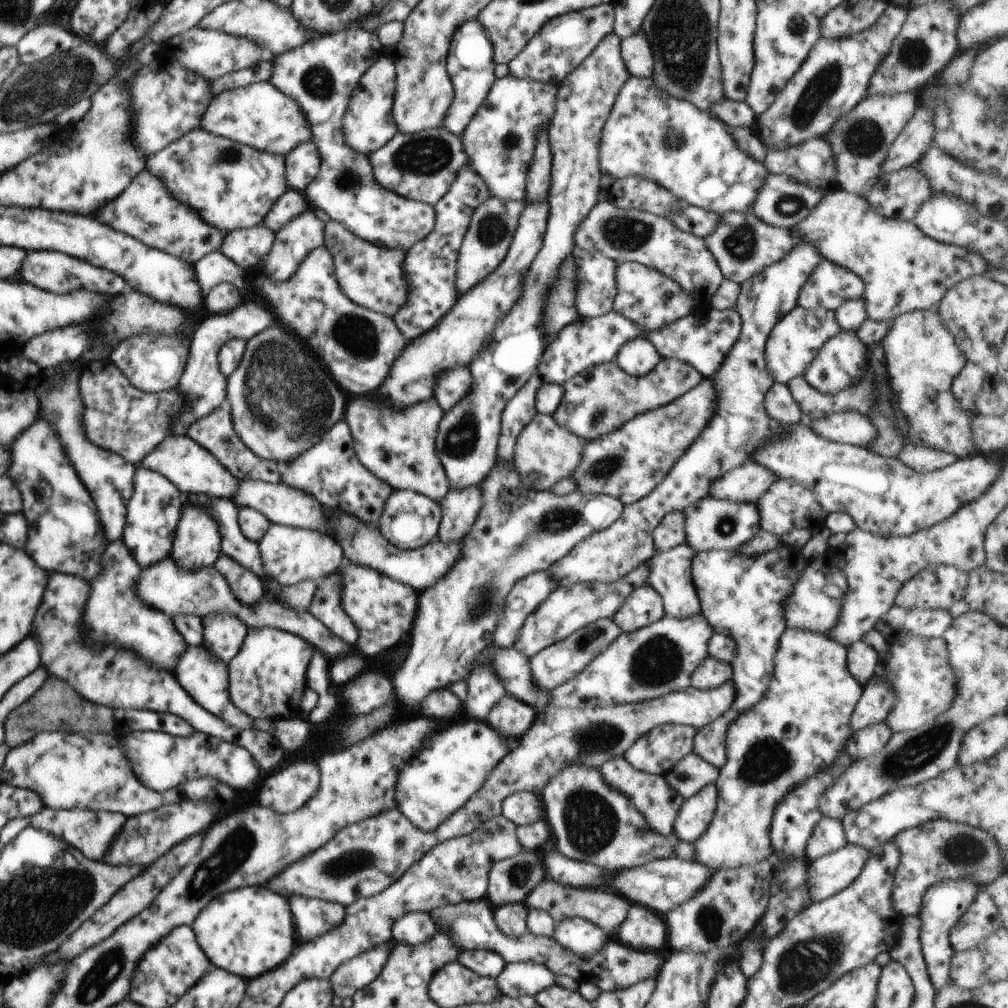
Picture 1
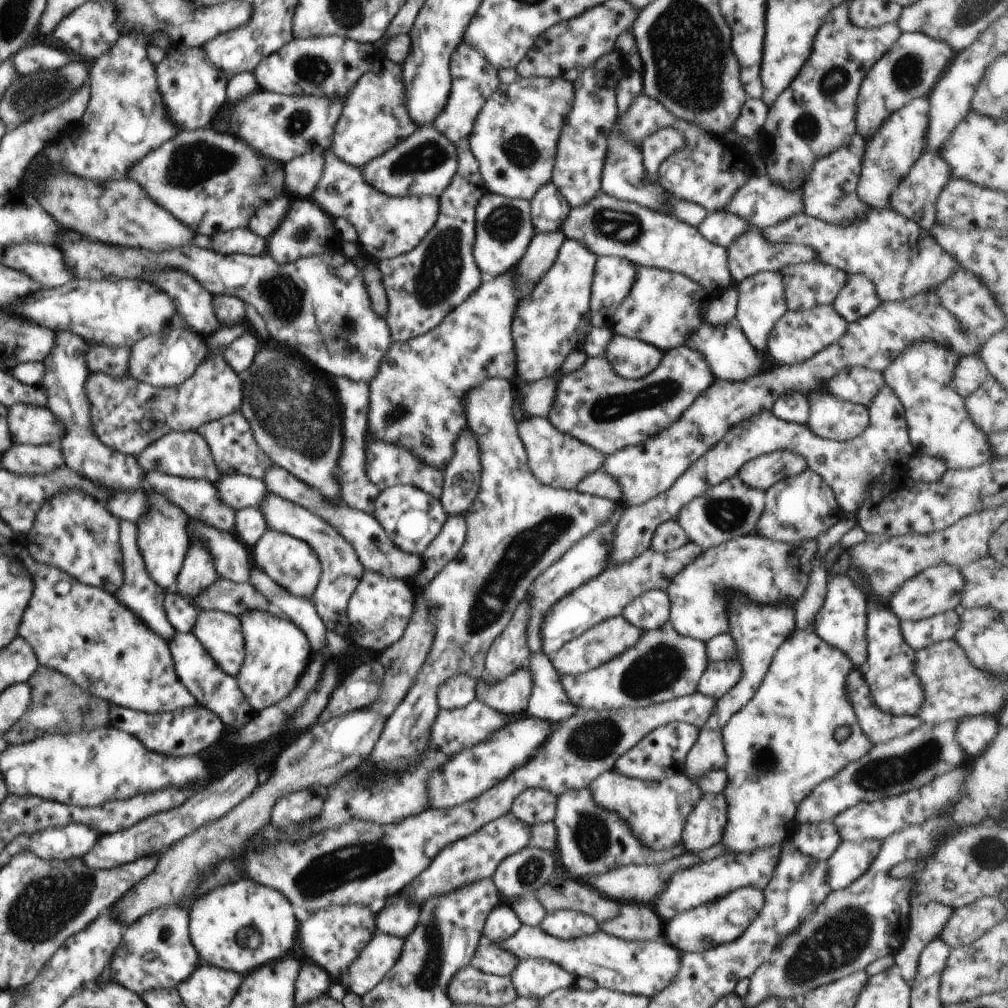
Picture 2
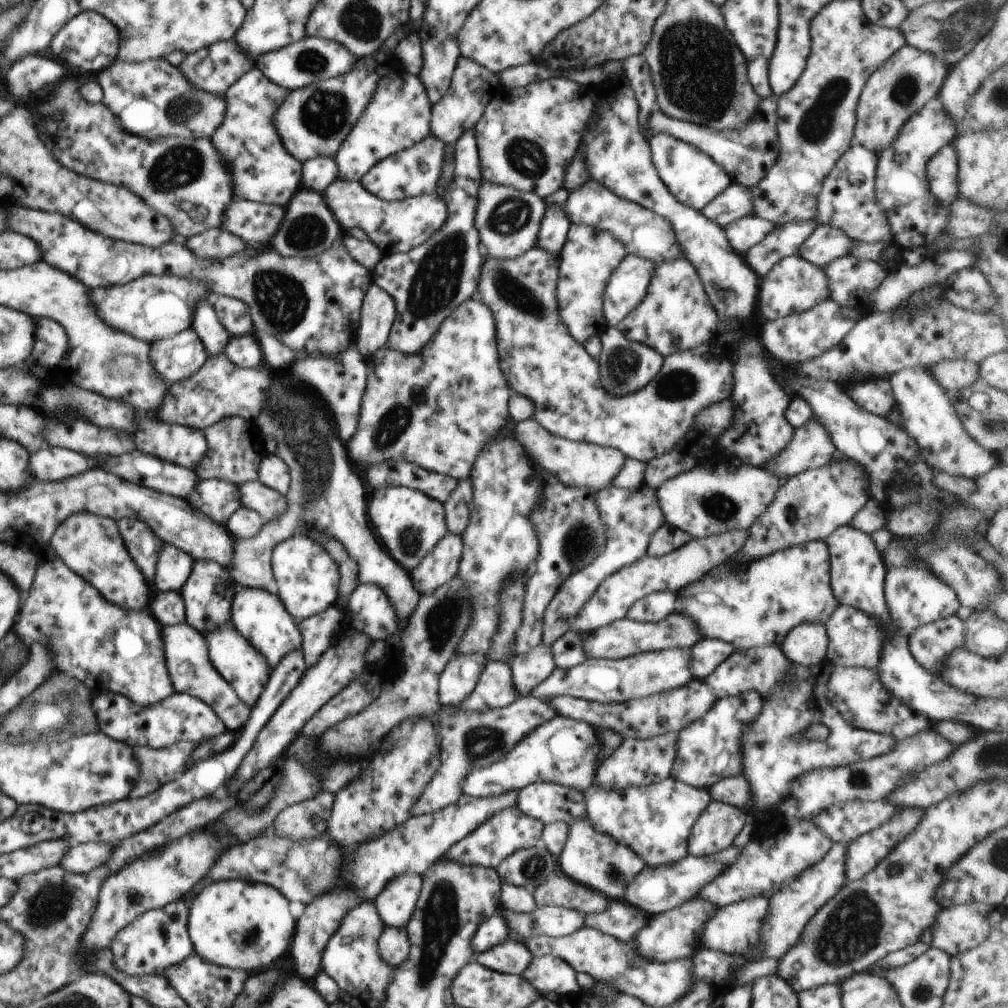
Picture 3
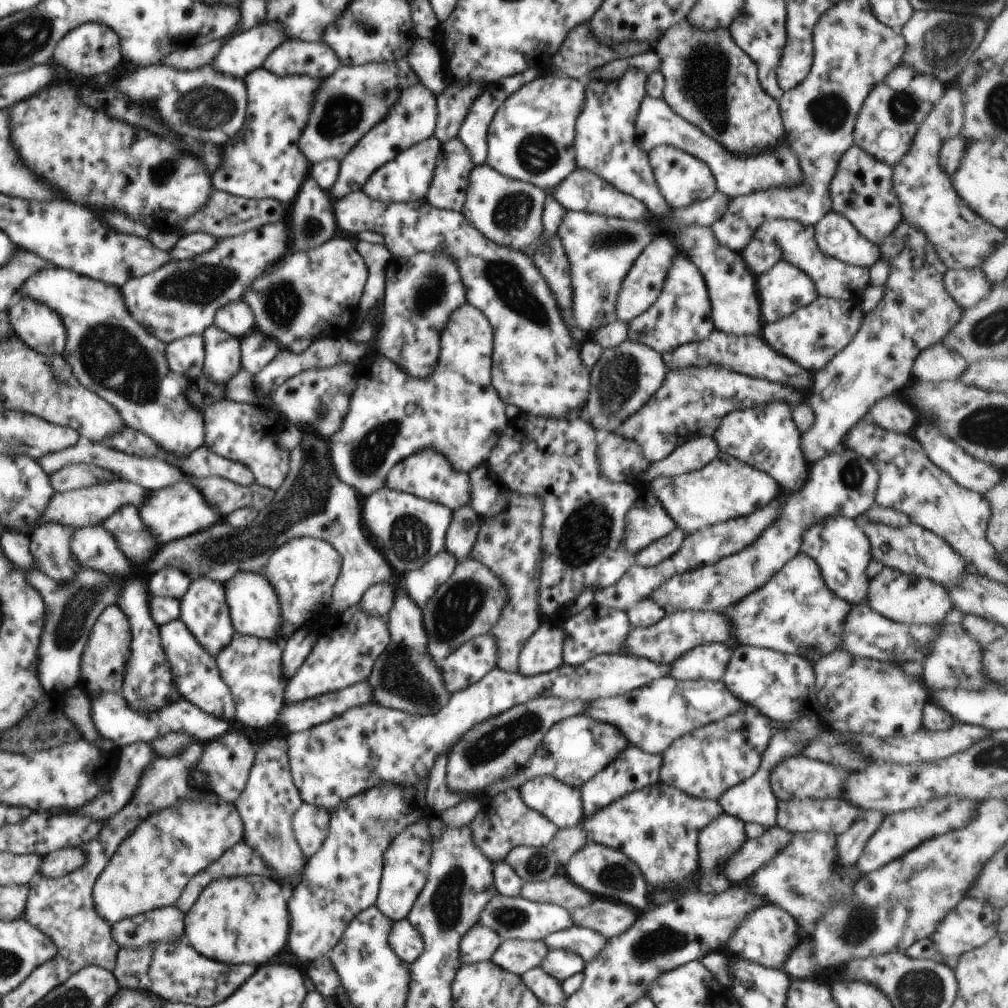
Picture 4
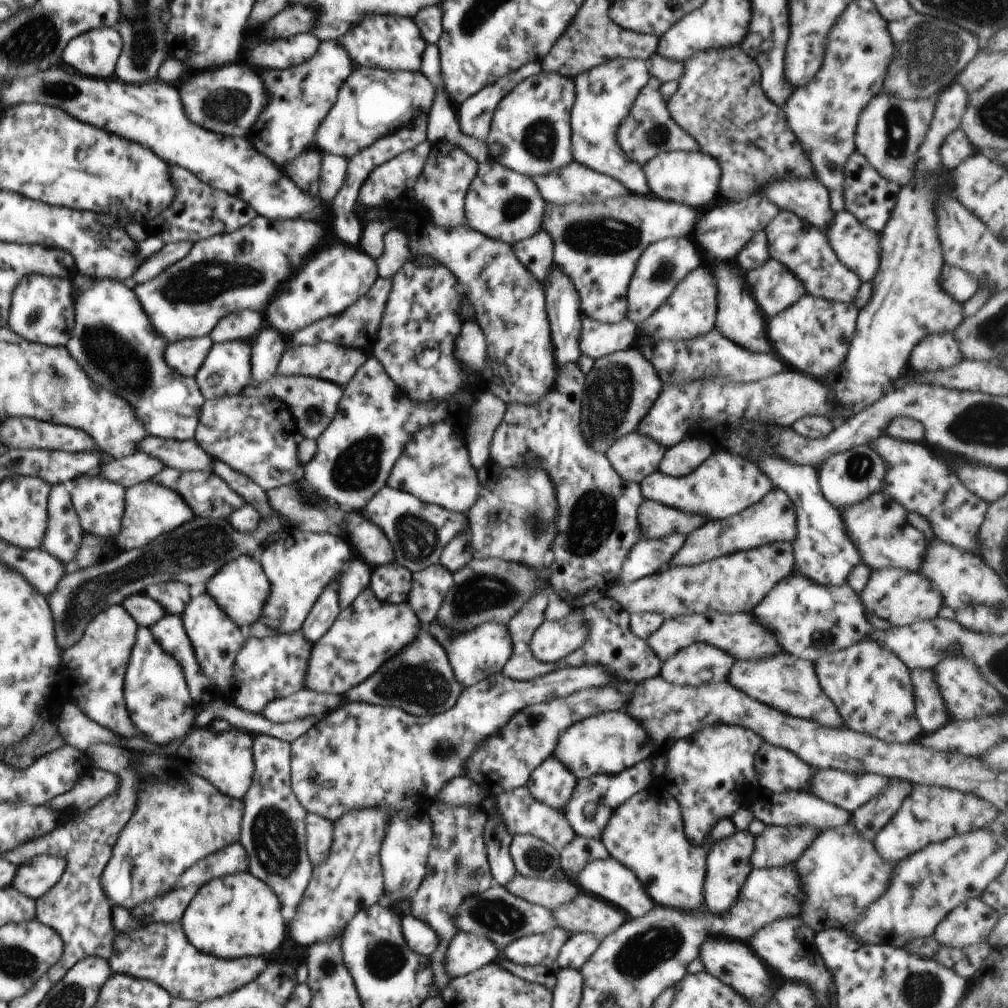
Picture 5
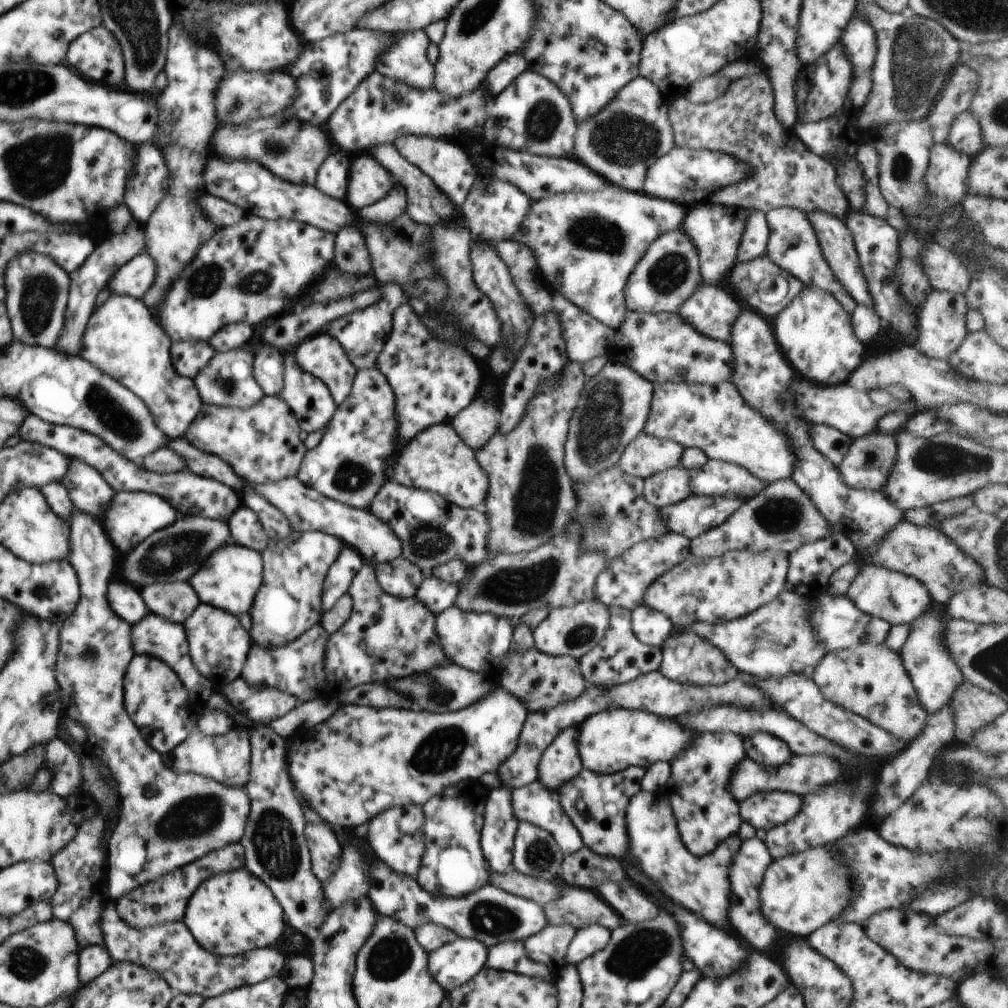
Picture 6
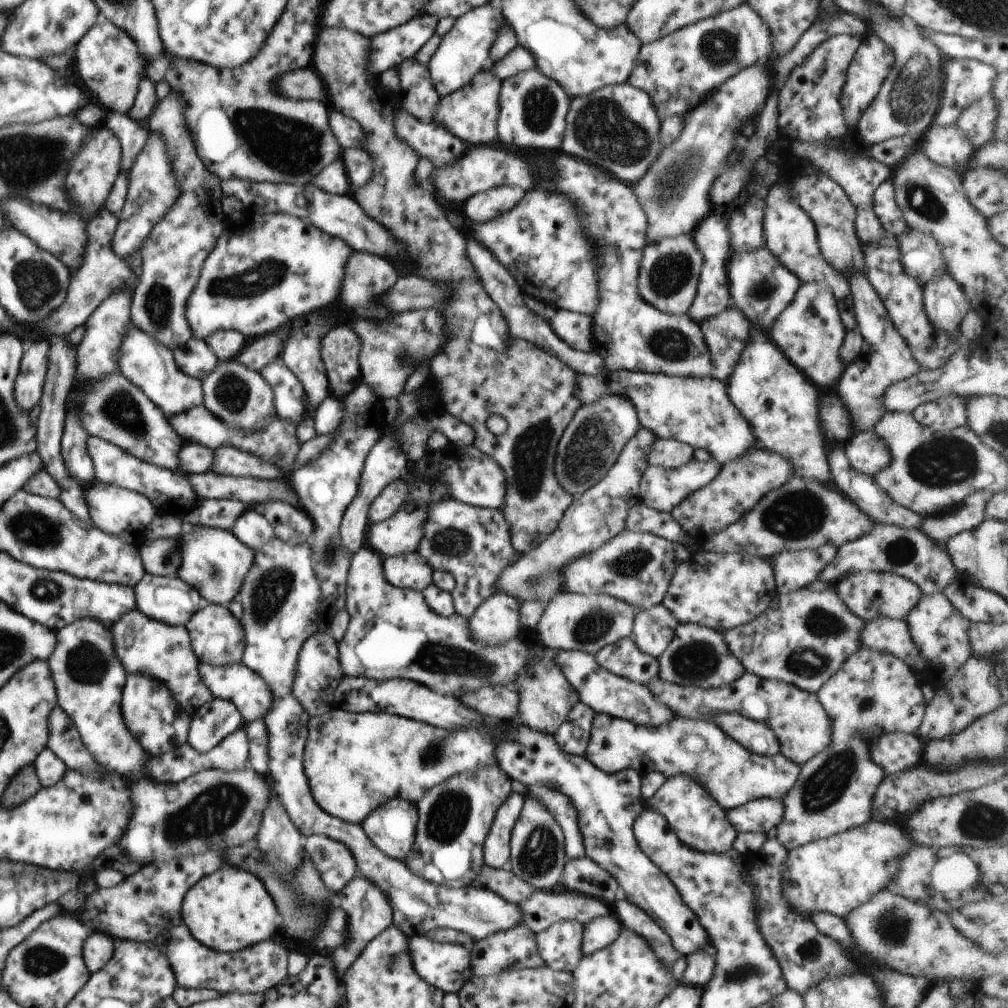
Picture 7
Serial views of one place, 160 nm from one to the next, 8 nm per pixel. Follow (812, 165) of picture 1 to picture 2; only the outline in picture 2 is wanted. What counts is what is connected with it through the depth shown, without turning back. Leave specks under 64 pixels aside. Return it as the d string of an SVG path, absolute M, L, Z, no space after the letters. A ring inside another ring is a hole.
M856 138L848 146L840 147L814 163L801 190L803 211L807 215L841 227L847 227L867 218L871 207L857 193L864 151L864 144Z

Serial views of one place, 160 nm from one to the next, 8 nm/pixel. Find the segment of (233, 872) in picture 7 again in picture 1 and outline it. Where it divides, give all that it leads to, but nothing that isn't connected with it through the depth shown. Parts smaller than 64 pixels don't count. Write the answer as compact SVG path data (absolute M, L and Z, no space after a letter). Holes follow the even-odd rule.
M264 885L240 887L214 897L191 927L212 965L245 980L280 966L296 950L289 900Z

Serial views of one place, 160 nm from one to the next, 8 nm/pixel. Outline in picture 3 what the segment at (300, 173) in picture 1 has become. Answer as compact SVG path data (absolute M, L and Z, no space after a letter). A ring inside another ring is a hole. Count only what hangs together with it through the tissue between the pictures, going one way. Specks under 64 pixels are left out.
M318 156L302 163L301 188L320 194L339 177L339 169L333 157Z

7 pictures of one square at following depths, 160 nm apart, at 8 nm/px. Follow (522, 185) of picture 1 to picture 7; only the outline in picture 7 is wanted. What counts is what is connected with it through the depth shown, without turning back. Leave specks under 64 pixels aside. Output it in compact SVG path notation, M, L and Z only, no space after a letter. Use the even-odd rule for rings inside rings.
M538 68L520 71L501 82L499 90L499 119L497 129L499 141L520 148L540 152L561 152L566 130L566 115L569 111L567 92L555 81L544 76Z

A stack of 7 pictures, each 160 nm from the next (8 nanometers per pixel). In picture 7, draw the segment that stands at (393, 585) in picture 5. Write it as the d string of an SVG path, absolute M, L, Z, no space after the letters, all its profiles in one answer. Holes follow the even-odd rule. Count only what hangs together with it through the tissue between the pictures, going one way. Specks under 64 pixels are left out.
M418 552L396 555L384 559L386 580L394 586L423 591L433 584L433 568Z

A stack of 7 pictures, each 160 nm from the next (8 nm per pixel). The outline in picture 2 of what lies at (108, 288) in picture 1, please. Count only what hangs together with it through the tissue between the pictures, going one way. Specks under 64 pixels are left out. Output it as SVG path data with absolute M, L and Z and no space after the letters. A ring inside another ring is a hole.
M32 241L14 243L4 248L1 263L8 268L25 272L44 289L62 286L75 278L56 245Z

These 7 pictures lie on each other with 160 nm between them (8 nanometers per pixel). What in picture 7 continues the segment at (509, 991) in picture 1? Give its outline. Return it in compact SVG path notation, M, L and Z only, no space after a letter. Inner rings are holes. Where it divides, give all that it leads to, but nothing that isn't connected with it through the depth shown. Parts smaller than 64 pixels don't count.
M613 912L587 922L583 928L583 953L585 955L606 948L622 931L622 924Z

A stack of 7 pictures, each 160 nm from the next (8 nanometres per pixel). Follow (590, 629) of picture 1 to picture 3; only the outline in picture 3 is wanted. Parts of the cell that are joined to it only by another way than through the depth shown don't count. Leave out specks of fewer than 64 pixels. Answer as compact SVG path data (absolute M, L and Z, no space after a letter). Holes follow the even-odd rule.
M677 612L670 614L666 620L656 623L642 623L631 620L629 617L616 620L612 624L602 626L590 632L590 636L584 638L584 652L586 658L606 658L606 660L622 659L642 652L657 652L670 648L692 649L700 640L703 640L700 630L696 630L696 624Z

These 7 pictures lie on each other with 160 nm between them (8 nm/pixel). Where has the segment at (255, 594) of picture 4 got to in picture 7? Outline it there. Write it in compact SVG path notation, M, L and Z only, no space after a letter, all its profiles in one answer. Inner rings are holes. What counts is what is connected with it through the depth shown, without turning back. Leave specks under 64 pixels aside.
M189 525L180 536L177 542L181 563L177 577L193 586L207 603L228 606L240 592L244 577L252 566L255 551L238 540L231 530L220 527Z

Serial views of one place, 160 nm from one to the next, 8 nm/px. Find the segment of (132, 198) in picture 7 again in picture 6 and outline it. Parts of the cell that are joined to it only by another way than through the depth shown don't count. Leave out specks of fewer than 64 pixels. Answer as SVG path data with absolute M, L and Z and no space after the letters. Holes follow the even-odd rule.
M132 218L132 222L128 224L128 228L124 232L120 231L116 236L104 240L94 252L92 256L88 256L88 260L82 264L82 268L78 268L76 272L70 274L72 284L70 284L70 296L67 300L67 309L65 312L64 332L60 336L60 340L56 342L56 350L58 352L68 352L68 354L76 354L79 356L82 344L82 334L86 330L89 318L92 316L96 298L100 294L100 290L106 286L106 282L112 278L112 275L129 260L136 255L144 252L144 230L140 228L138 220Z

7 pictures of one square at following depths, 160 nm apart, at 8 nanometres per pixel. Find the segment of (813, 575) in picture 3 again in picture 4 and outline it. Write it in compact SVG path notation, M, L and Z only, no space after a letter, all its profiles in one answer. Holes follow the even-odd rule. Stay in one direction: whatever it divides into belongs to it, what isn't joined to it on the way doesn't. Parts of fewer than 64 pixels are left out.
M798 553L765 585L724 614L732 623L737 644L805 656L811 649L822 657L842 646L843 626L853 606L829 590L812 557Z

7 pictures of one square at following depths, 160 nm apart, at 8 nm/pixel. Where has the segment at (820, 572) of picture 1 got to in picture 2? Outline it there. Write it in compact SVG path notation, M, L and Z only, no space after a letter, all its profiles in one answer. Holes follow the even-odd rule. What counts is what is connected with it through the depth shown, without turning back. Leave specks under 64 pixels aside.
M828 575L824 606L817 614L814 630L826 644L843 647L854 668L864 666L868 660L867 598L849 576Z

